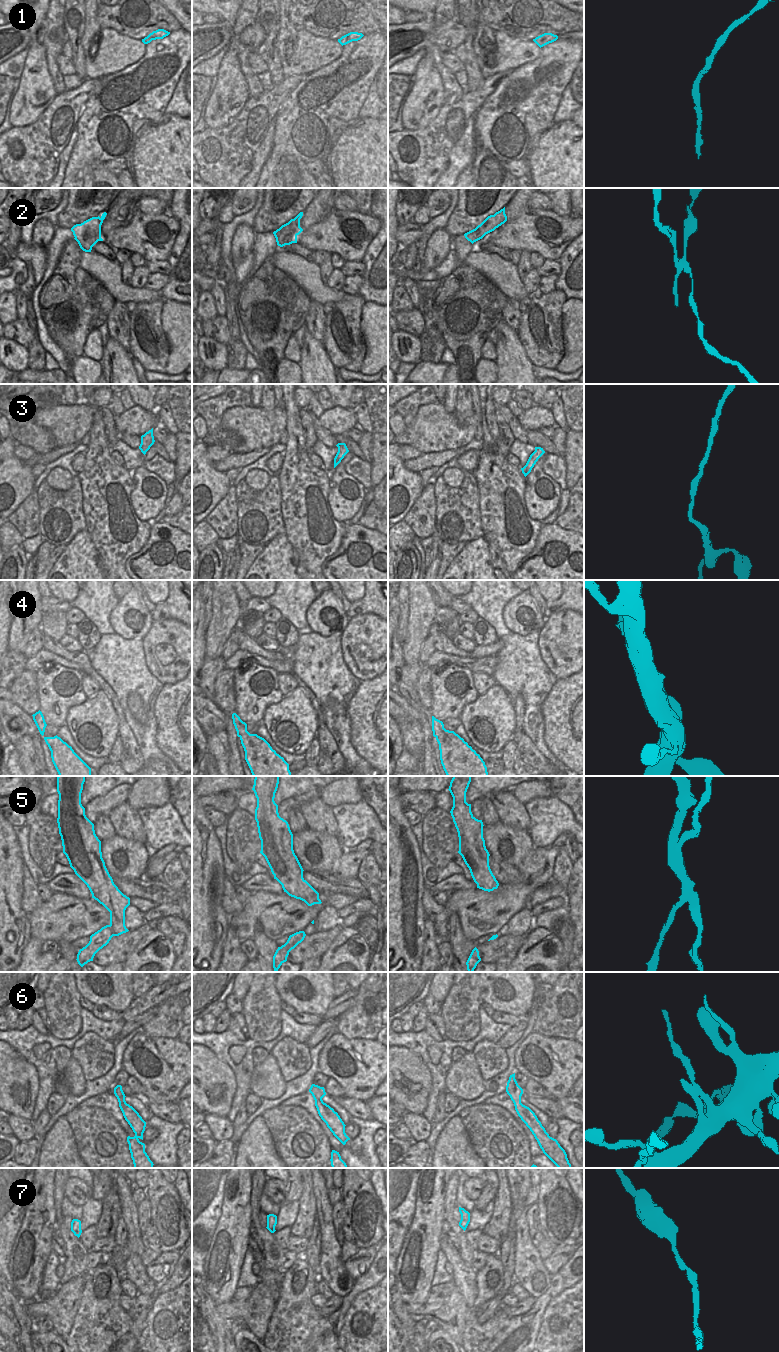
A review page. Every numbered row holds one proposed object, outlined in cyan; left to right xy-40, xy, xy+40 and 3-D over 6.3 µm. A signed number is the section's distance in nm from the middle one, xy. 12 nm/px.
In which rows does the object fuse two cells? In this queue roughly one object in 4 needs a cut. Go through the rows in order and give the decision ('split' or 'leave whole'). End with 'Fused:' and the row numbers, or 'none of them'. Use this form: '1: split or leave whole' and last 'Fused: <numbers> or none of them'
1: leave whole
2: split
3: leave whole
4: leave whole
5: split
6: leave whole
7: leave whole
Fused: 2, 5

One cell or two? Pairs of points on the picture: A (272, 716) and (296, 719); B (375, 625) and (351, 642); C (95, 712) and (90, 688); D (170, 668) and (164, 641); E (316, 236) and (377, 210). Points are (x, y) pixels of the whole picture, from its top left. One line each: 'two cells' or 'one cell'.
A: one cell
B: one cell
C: two cells
D: one cell
E: two cells

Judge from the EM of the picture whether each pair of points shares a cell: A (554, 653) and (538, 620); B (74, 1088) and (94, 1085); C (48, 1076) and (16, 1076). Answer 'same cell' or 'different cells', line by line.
A: different cells
B: different cells
C: different cells

